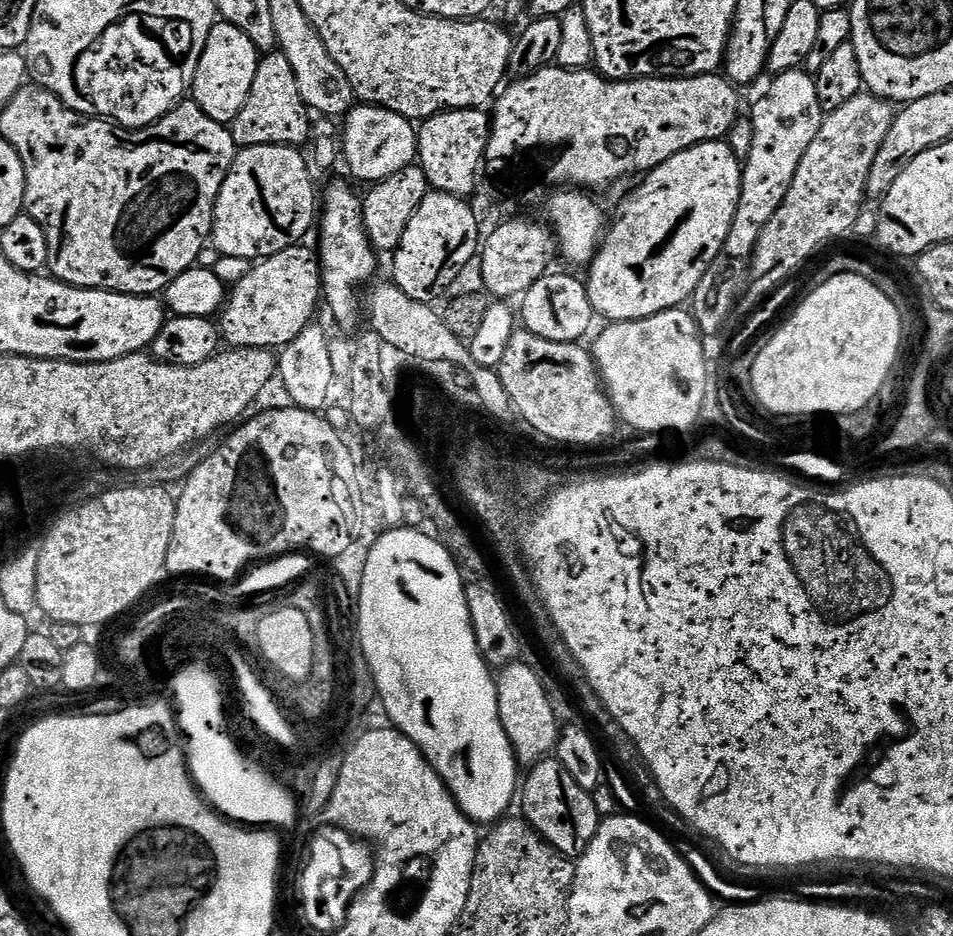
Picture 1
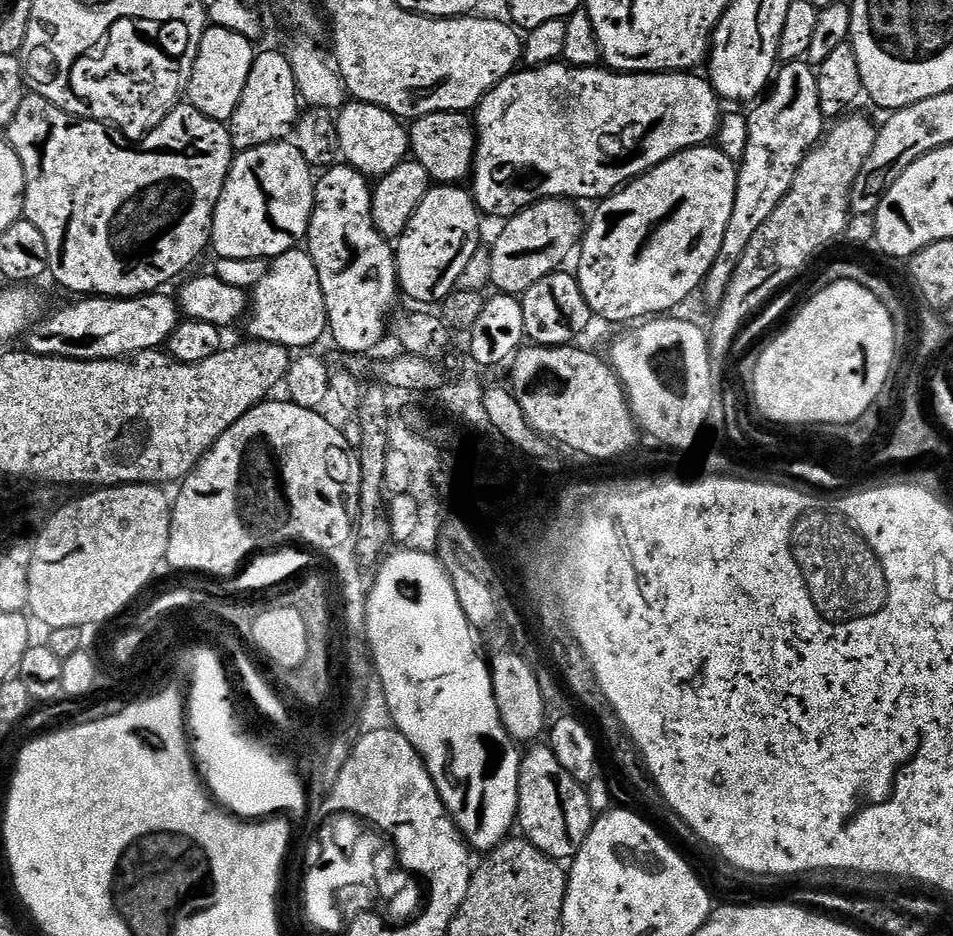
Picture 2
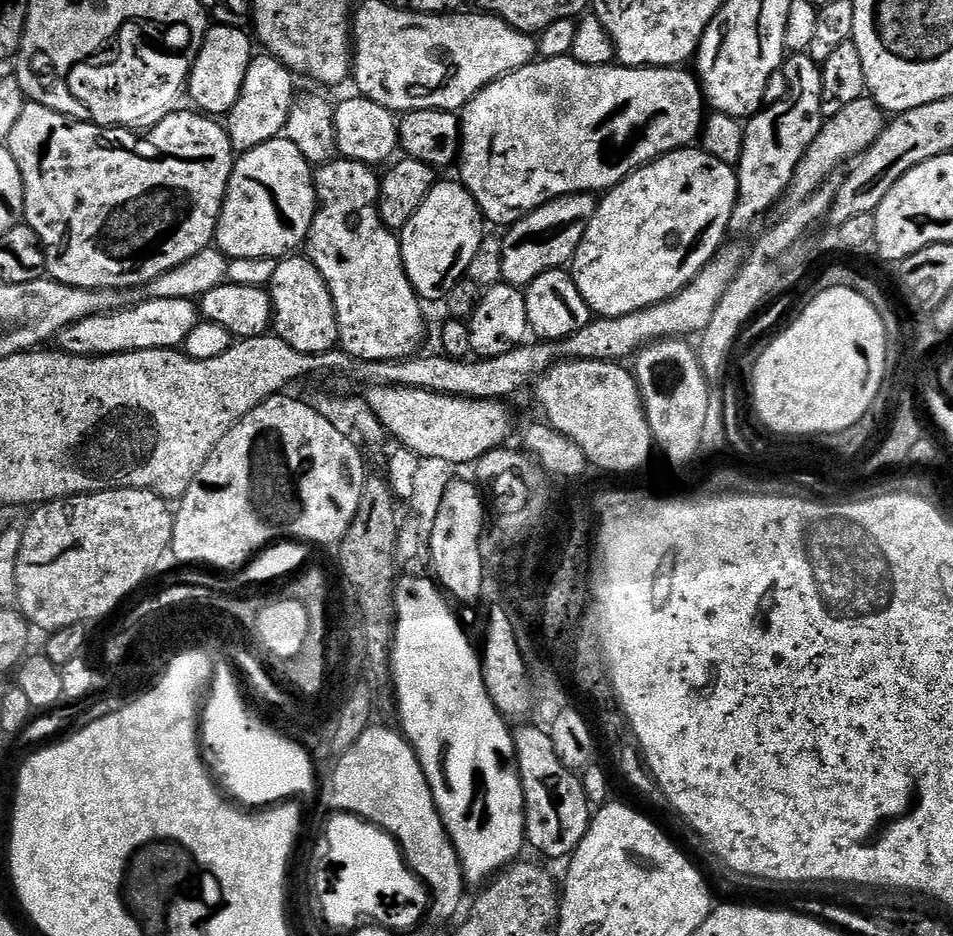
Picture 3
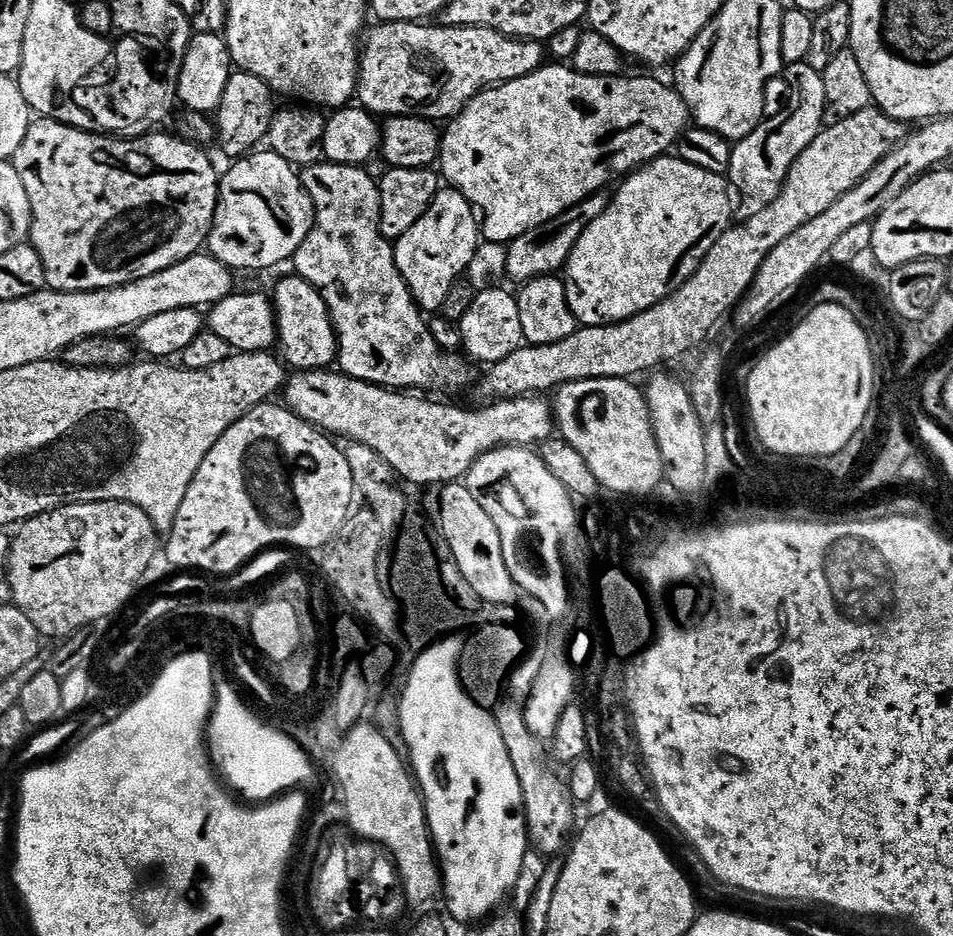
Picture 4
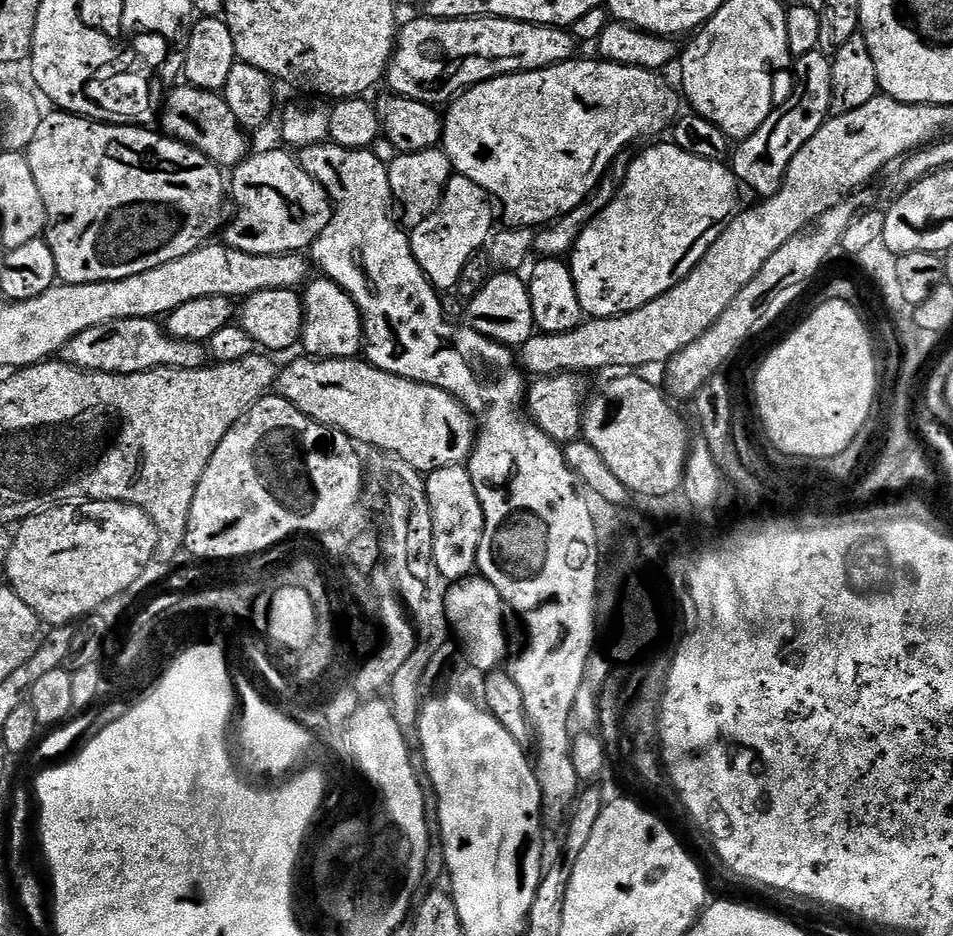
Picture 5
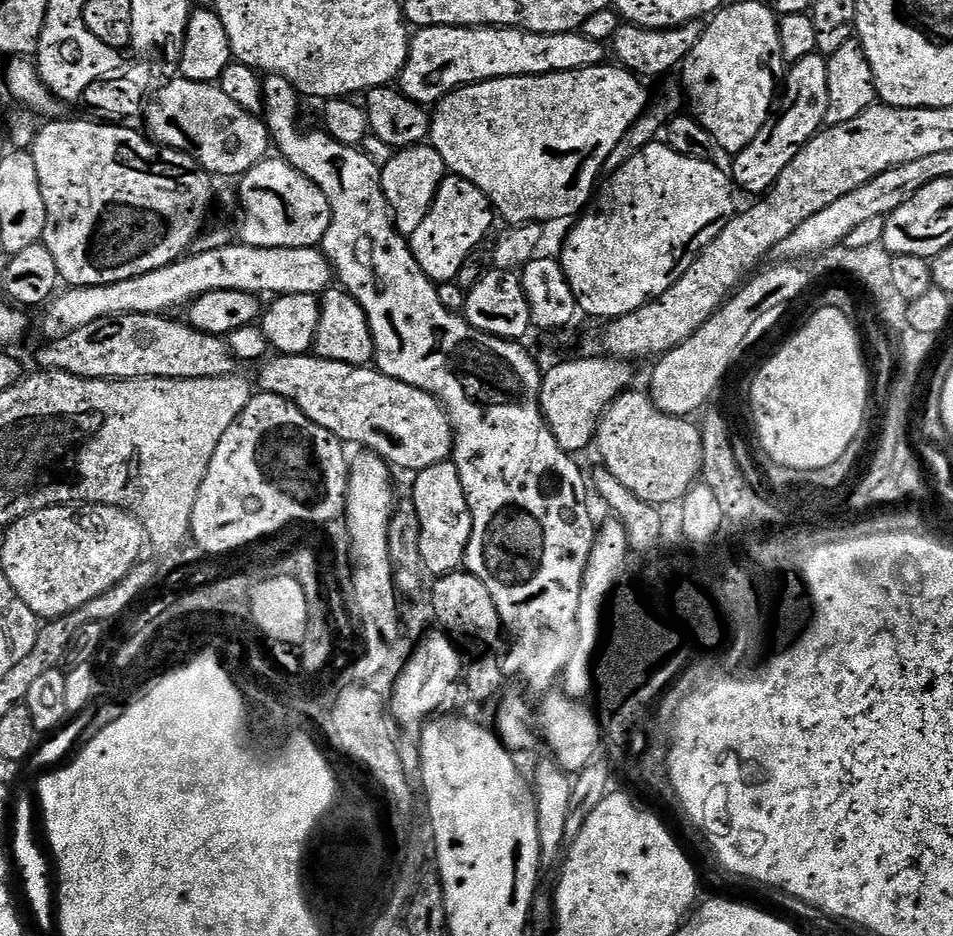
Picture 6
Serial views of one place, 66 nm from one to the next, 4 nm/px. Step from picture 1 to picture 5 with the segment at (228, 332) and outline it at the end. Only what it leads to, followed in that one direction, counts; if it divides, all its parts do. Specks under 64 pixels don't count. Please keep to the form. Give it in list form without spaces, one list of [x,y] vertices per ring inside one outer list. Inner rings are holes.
[[[327,278],[313,279],[307,285],[308,293],[302,299],[306,309],[306,319],[302,333],[302,348],[307,355],[321,360],[346,360],[361,355],[364,339],[364,321],[348,293]]]

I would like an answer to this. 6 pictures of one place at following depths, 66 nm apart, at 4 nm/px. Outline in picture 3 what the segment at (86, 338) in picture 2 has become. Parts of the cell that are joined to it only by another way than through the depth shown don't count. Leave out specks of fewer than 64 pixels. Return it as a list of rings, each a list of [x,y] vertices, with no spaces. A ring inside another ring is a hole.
[[[144,298],[141,301],[141,304],[133,303],[118,312],[104,312],[100,316],[91,316],[64,328],[58,337],[59,351],[69,352],[71,356],[113,356],[115,352],[137,352],[155,348],[179,349],[183,345],[186,334],[190,334],[190,330],[194,330],[194,326],[202,319],[196,300],[183,300],[182,298],[149,300]]]

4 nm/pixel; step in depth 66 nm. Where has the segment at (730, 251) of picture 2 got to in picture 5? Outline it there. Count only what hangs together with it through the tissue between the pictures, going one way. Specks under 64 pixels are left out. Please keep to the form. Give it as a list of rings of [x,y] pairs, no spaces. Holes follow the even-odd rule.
[[[817,50],[806,54],[805,56],[795,57],[794,68],[800,71],[800,81],[796,84],[796,89],[792,92],[792,97],[785,102],[784,105],[777,107],[766,118],[766,122],[762,122],[762,126],[750,136],[745,136],[739,141],[740,149],[733,151],[730,156],[730,167],[736,173],[737,181],[741,185],[744,184],[752,192],[757,192],[757,197],[767,198],[772,195],[780,186],[786,170],[790,166],[790,162],[794,158],[794,154],[798,154],[798,150],[802,150],[802,146],[806,146],[806,142],[810,142],[810,138],[814,138],[814,134],[818,134],[818,130],[824,125],[824,121],[829,119],[832,112],[832,61],[823,52]]]

